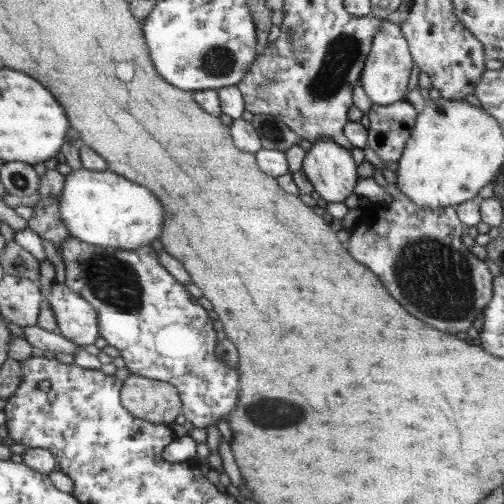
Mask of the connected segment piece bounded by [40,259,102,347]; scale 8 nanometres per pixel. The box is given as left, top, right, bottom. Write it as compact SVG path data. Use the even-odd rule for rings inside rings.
M46 259L42 262L40 280L45 298L55 310L59 330L81 347L92 346L102 337L99 312L84 296L72 290L67 283L58 282L56 266Z

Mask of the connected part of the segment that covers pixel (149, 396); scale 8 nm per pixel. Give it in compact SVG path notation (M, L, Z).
M136 375L125 381L123 403L134 416L156 424L174 422L183 408L173 384Z

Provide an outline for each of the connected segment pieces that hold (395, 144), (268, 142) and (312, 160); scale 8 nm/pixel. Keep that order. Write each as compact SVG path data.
M408 101L389 106L372 105L368 114L367 147L374 150L380 160L396 162L403 153L405 140L416 126L418 113Z
M259 113L254 115L251 124L260 137L261 145L268 150L285 152L301 142L301 138L278 117Z
M329 138L313 143L306 153L302 171L320 199L327 203L344 202L350 194L355 194L358 174L352 154Z

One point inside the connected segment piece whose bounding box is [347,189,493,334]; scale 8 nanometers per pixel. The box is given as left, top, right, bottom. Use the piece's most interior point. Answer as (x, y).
(418, 252)

